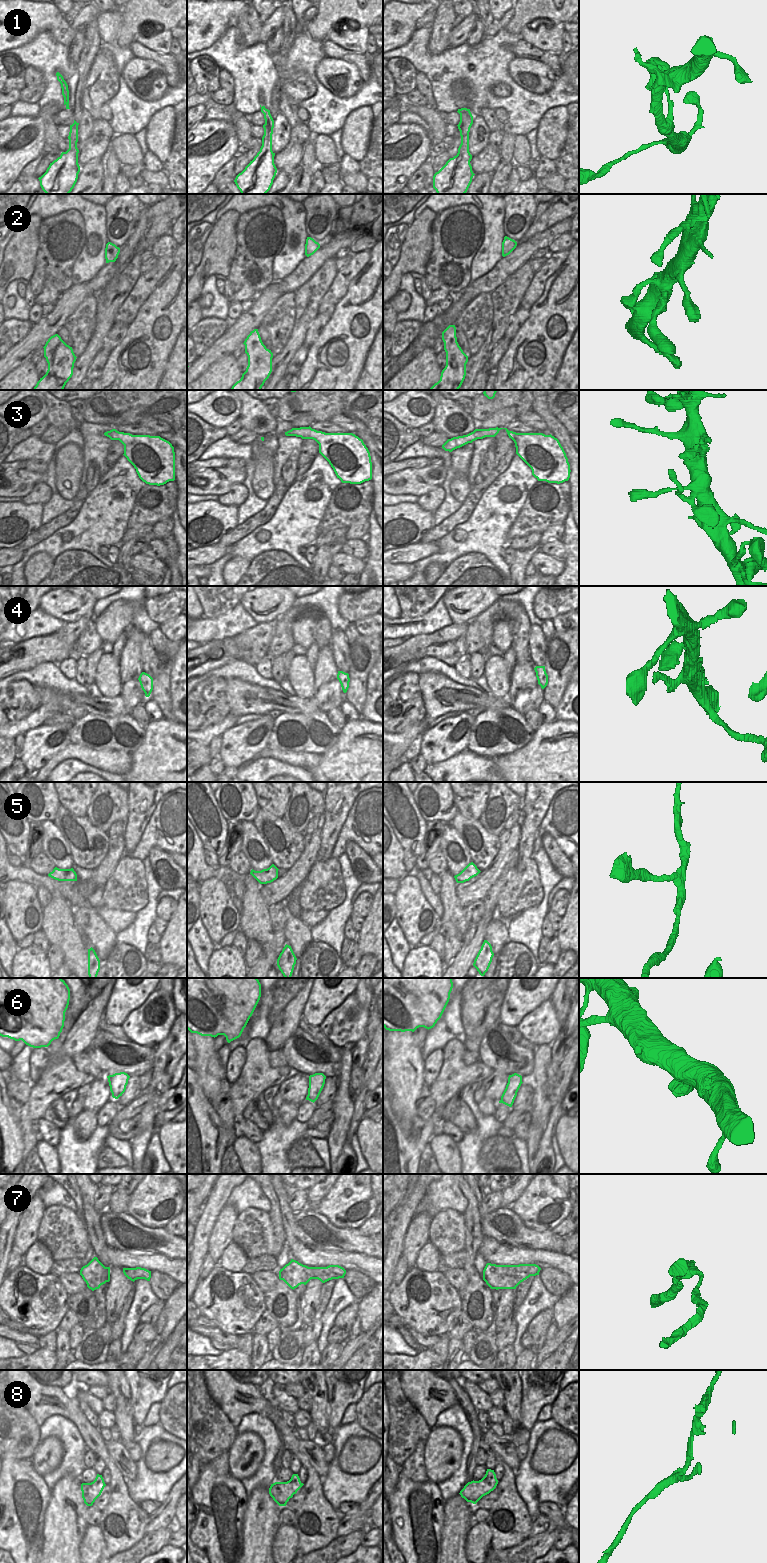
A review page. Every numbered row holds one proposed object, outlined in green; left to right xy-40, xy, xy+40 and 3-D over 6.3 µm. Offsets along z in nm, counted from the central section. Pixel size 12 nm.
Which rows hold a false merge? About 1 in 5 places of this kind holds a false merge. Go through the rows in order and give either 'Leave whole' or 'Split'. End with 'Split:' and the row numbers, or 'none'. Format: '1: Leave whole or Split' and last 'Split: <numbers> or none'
1: Leave whole
2: Leave whole
3: Leave whole
4: Leave whole
5: Leave whole
6: Leave whole
7: Leave whole
8: Leave whole
Split: none.

